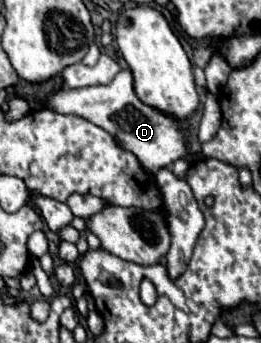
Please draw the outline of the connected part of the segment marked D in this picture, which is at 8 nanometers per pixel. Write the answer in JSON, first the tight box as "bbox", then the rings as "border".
{"bbox":[47,70,193,174],"border":[[[121,70],[111,84],[105,86],[93,86],[93,88],[77,88],[77,90],[59,90],[47,100],[47,108],[53,108],[61,114],[77,114],[87,118],[89,122],[97,124],[99,128],[107,130],[121,148],[127,152],[133,152],[139,160],[139,164],[155,174],[157,170],[173,164],[179,158],[193,160],[191,154],[187,154],[185,148],[185,132],[181,130],[181,122],[175,118],[165,116],[163,112],[145,106],[133,90],[133,76],[129,70]]]}

